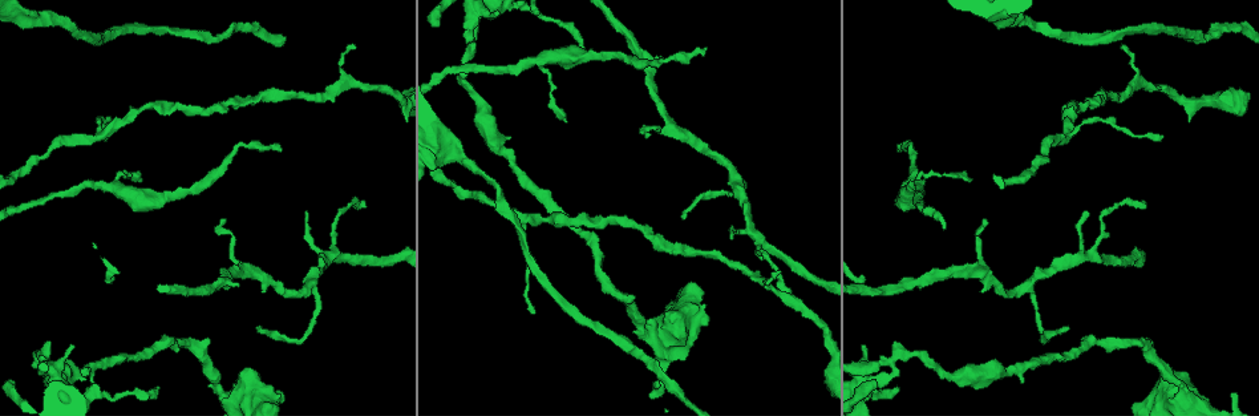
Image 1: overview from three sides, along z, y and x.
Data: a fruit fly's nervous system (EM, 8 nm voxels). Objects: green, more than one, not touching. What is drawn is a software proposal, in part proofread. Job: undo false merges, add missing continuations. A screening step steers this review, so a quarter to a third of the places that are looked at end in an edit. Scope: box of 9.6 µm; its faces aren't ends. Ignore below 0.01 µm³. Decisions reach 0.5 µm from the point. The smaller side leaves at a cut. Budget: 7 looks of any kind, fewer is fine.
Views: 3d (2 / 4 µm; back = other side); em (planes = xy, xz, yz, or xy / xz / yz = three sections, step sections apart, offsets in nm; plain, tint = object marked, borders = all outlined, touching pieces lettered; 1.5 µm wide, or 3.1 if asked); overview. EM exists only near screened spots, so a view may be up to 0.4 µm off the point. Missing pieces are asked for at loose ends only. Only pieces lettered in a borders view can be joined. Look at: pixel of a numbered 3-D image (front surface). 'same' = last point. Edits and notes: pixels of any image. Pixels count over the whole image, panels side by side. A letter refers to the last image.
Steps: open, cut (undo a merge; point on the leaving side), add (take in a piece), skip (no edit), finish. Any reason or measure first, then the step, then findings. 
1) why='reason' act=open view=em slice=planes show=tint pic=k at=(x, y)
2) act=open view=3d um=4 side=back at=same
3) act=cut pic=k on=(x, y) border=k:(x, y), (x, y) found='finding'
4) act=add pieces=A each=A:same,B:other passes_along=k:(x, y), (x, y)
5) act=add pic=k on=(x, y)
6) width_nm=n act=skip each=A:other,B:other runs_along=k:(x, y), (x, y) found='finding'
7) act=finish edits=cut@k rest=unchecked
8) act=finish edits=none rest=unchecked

why='sharp bend' act=open view=3d um=2 side=back pic=1 at=(1045, 340)

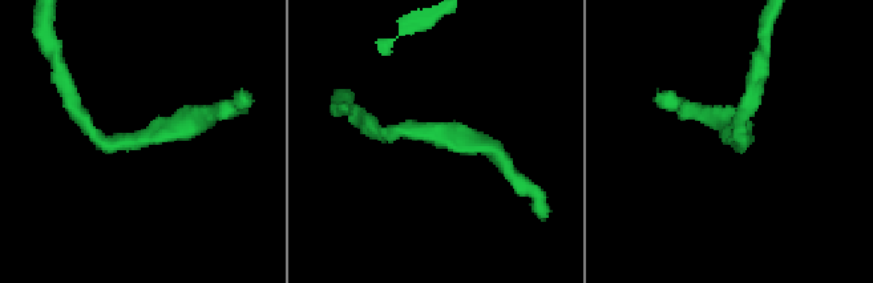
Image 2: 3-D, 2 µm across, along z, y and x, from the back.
act=open view=em slice=xy step=8 show=tint pic=2 at=(742, 136)

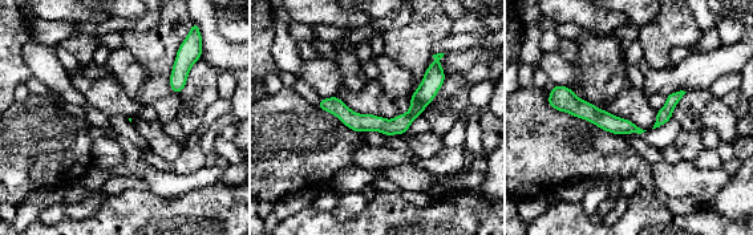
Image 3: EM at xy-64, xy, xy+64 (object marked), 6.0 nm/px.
why='cut it another way' act=open view=em slice=planes show=borders at=same

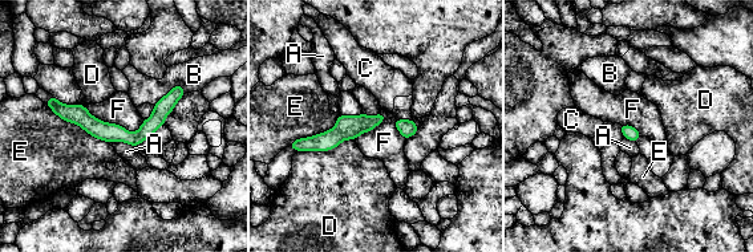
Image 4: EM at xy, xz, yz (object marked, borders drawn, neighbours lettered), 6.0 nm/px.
longest_contact=E:480nm act=skip each=A:other,B:other,C:other,D:other,E:other,F:other runs_along=4:(181, 92), (140, 135), (51, 102) found='all the same cell'

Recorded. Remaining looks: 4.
why='branch stops here' act=open view=3d um=4 pic=1 at=(477, 36)

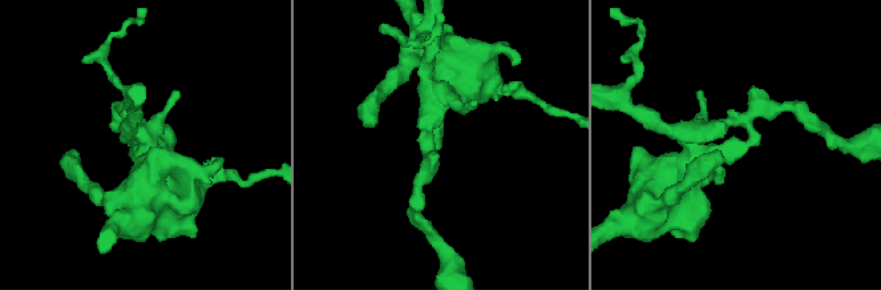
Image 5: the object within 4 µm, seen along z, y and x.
arm_widths_nm=220,300 why='now the EM' act=open view=em slice=planes show=borders pic=5 at=(745, 144)

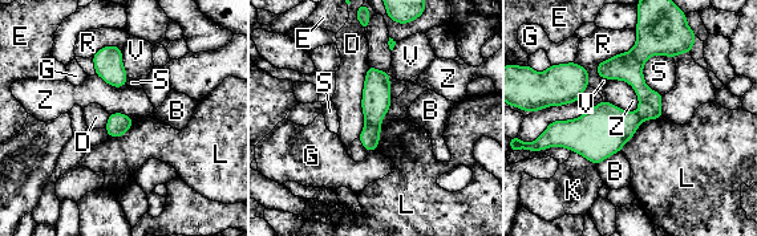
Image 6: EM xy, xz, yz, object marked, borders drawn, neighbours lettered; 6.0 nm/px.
longest_contact=D:440nm act=cut pic=6 on=(376, 96) each=B:other,D:other,E:other,G:other,K:other,L:other,R:other,S:other,V:other,Z:other border=6:(365, 123), (380, 126) found='a second cell is stuck on'

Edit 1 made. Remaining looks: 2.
act=finish edits=cut@6 rest=unchecked

